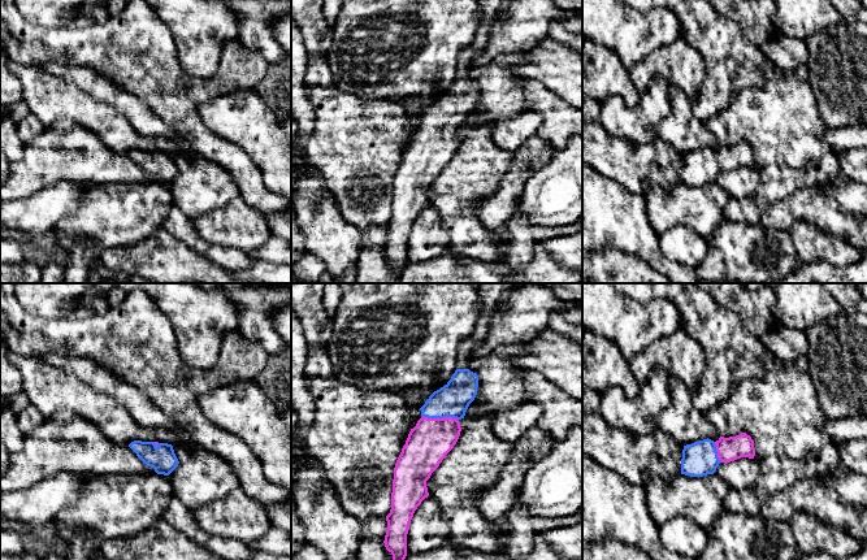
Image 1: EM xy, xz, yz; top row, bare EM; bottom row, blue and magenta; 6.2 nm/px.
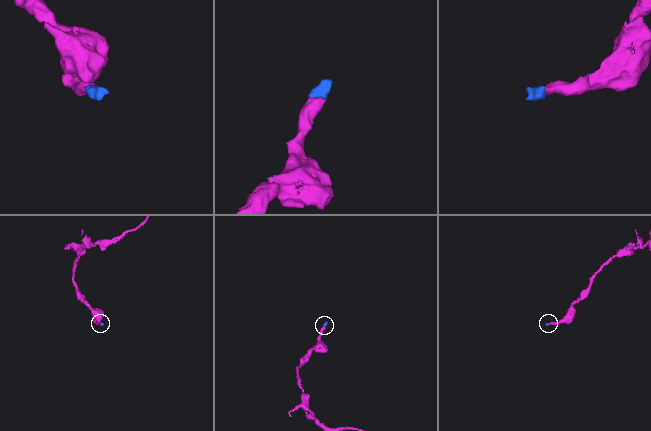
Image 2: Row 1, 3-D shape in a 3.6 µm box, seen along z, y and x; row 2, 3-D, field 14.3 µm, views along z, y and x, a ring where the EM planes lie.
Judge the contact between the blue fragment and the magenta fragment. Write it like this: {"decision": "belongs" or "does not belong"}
{"decision": "belongs"}

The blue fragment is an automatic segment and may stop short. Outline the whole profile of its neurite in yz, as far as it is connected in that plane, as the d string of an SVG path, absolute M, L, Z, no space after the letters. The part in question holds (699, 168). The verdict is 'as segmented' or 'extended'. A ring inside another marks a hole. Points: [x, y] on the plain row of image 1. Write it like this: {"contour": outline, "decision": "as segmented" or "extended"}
{"contour": "M746 142L729 147L720 146L716 151L707 147L684 155L681 183L703 186L714 183L720 172L754 165L754 149Z", "decision": "extended"}

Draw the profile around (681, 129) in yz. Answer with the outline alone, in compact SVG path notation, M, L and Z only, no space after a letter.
M675 86L668 87L669 114L662 121L658 138L686 155L703 148L719 149L718 139L693 112L692 100Z

